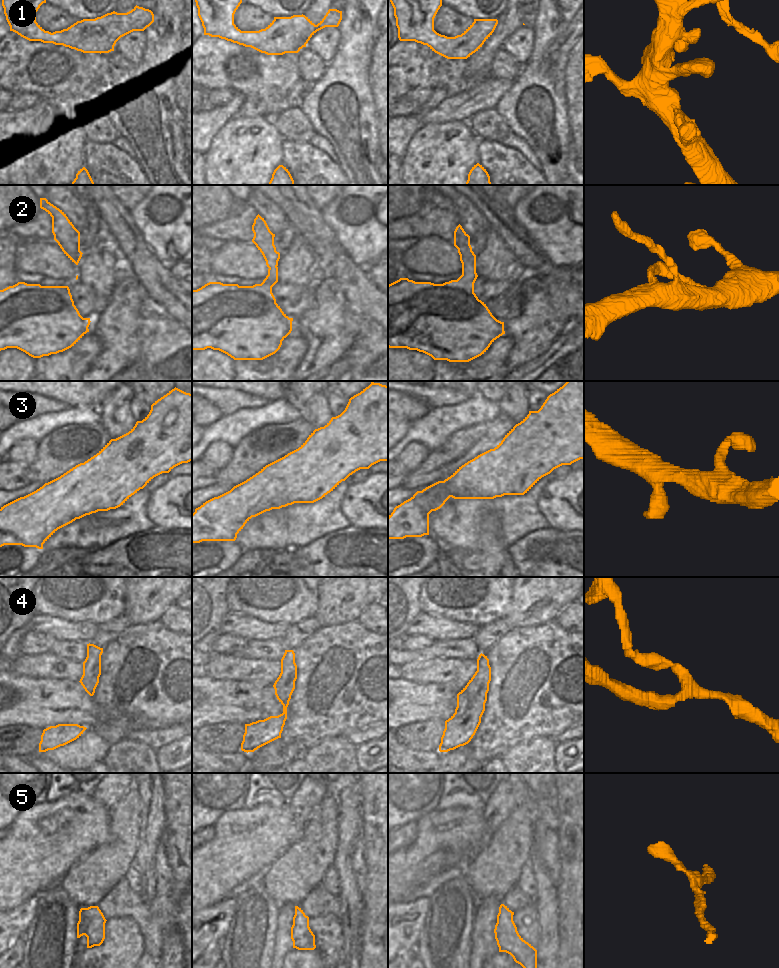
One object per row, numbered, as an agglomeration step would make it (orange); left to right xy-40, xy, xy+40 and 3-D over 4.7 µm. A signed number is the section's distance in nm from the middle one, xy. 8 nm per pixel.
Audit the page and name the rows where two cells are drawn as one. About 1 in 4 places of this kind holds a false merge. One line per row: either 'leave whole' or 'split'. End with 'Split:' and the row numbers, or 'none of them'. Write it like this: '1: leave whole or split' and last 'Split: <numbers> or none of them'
1: leave whole
2: split
3: leave whole
4: leave whole
5: leave whole
Split: 2

